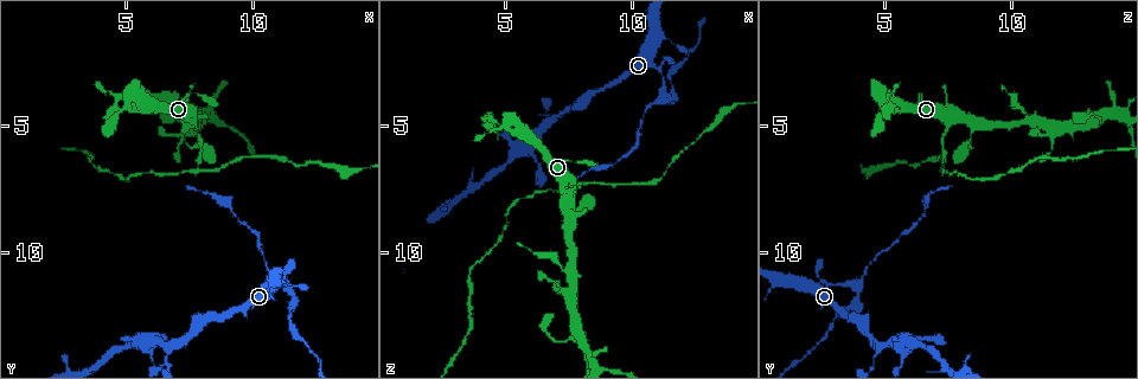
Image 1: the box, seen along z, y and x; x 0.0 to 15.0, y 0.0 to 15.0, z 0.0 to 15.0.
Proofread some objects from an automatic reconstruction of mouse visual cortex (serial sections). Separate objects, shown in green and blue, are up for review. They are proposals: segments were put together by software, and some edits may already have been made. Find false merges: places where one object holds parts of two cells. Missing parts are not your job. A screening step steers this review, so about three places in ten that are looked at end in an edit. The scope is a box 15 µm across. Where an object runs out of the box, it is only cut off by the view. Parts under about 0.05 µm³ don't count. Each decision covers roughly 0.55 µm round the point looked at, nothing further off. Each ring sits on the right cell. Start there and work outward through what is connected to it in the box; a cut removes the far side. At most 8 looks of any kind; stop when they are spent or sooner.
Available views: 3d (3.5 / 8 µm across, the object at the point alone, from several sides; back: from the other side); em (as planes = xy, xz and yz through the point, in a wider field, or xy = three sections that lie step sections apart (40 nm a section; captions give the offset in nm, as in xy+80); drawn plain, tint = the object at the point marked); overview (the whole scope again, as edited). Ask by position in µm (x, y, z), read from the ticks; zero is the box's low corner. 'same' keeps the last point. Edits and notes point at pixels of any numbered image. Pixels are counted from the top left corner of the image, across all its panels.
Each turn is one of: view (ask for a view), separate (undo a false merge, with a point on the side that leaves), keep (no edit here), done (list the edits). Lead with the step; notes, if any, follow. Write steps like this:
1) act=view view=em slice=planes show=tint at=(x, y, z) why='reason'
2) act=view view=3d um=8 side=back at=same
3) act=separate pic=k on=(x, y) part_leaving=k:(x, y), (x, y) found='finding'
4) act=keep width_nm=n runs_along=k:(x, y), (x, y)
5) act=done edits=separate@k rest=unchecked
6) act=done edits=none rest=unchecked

act=view view=3d um=3.5 at=(7.3, 4.6, 7.7) why='three arms meet'

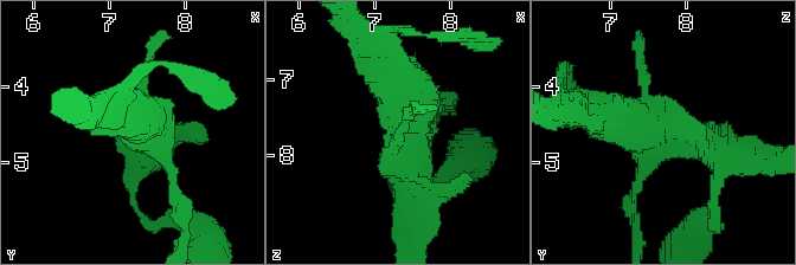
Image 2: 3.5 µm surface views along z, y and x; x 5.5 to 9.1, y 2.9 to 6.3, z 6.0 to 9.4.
act=view view=em slice=xy step=5 show=plain at=(7.40, 4.55, 7.60)

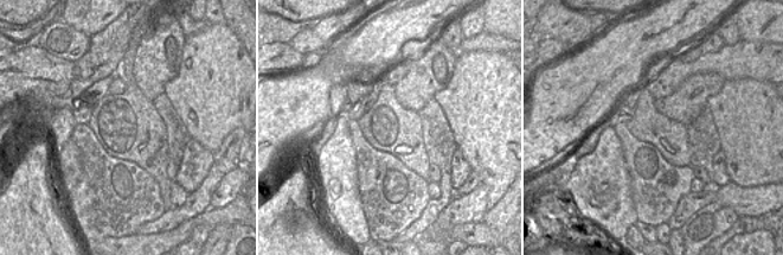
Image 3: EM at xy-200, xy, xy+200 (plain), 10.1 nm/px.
act=view view=em slice=xy step=5 show=tint at=same why='where the object lies'

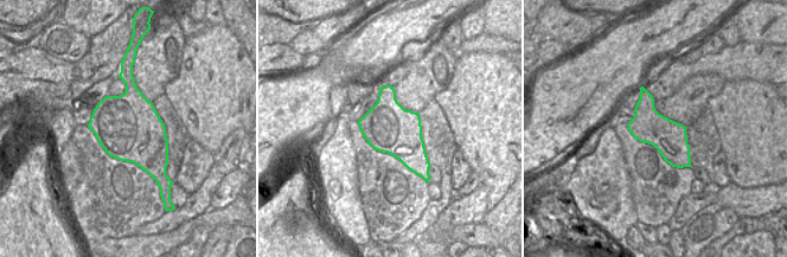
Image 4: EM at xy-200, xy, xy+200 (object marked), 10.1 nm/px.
act=keep runs_along=2:(377, 50), (413, 108), (410, 178) found='all the same cell'

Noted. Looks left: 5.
act=view view=3d um=3.5 at=(7.9, 6.5, 7.3) why='abrupt turn'

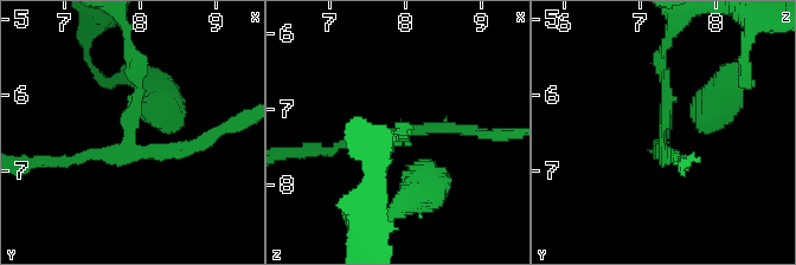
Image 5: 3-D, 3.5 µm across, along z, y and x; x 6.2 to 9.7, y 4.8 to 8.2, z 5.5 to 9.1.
act=view view=em slice=xy step=5 show=tint at=(7.90, 6.60, 7.30)

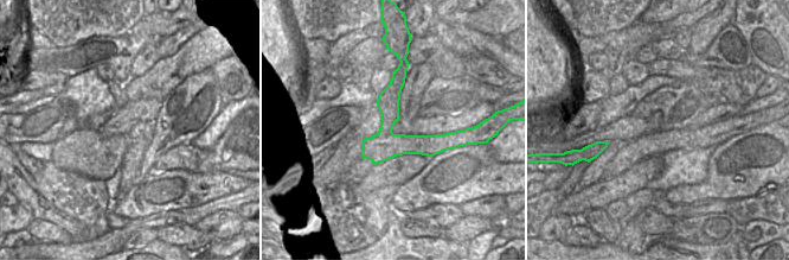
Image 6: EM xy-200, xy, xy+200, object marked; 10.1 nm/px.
act=separate pic=5 on=(175, 154) arms=3 part_leaving=5:(132, 147), (198, 147), (241, 117) found='a second cell is stuck on'

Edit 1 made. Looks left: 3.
act=view view=overview

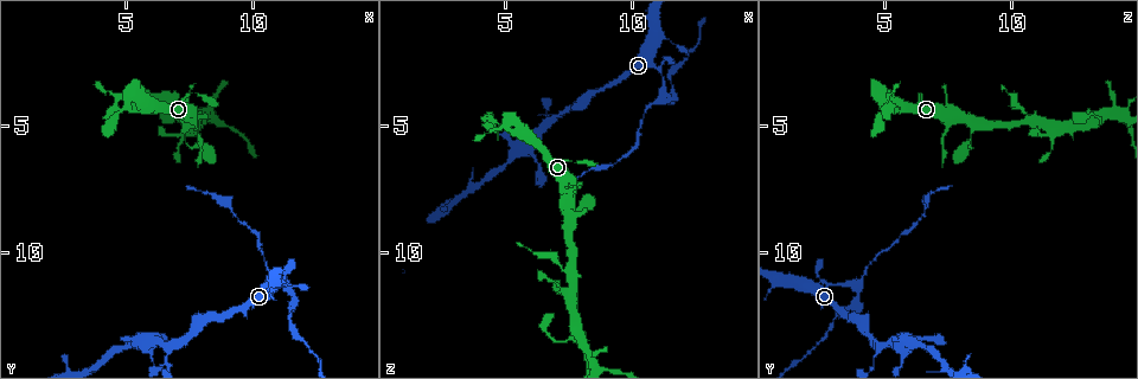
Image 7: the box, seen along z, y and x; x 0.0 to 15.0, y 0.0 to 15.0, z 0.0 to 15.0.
act=view view=3d um=3.5 at=(7.4, 5.1, 11.5) why='side arm on a straight run'

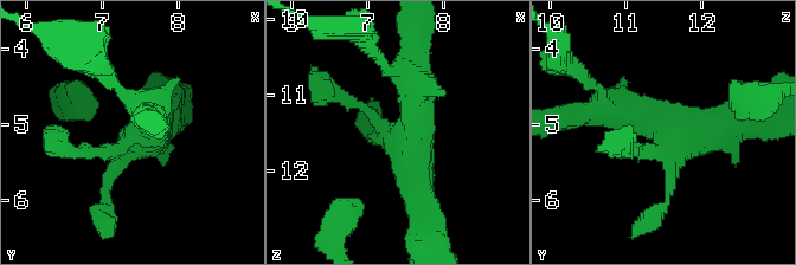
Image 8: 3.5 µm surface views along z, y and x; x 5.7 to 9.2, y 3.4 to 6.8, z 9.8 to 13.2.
act=view view=em slice=xy step=5 show=tint at=(7.35, 5.25, 11.50)

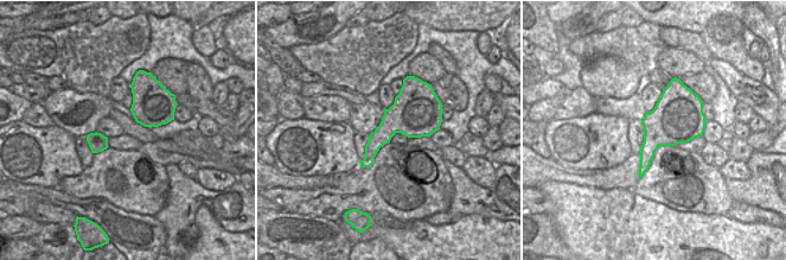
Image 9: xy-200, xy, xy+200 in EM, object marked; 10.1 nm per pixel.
act=keep width_nm=360 runs_along=8:(413, 69), (413, 183), (424, 217) found='one cell here'

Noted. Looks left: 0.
act=done edits=separate@5 rest=unchecked

